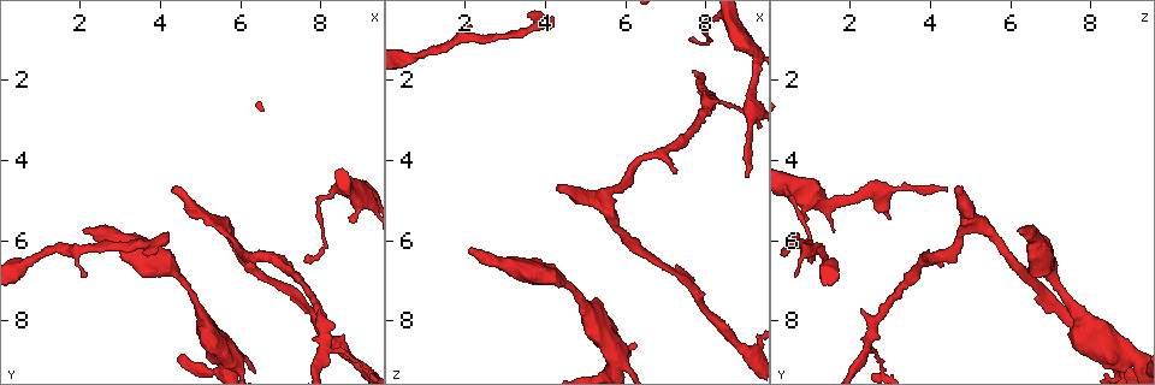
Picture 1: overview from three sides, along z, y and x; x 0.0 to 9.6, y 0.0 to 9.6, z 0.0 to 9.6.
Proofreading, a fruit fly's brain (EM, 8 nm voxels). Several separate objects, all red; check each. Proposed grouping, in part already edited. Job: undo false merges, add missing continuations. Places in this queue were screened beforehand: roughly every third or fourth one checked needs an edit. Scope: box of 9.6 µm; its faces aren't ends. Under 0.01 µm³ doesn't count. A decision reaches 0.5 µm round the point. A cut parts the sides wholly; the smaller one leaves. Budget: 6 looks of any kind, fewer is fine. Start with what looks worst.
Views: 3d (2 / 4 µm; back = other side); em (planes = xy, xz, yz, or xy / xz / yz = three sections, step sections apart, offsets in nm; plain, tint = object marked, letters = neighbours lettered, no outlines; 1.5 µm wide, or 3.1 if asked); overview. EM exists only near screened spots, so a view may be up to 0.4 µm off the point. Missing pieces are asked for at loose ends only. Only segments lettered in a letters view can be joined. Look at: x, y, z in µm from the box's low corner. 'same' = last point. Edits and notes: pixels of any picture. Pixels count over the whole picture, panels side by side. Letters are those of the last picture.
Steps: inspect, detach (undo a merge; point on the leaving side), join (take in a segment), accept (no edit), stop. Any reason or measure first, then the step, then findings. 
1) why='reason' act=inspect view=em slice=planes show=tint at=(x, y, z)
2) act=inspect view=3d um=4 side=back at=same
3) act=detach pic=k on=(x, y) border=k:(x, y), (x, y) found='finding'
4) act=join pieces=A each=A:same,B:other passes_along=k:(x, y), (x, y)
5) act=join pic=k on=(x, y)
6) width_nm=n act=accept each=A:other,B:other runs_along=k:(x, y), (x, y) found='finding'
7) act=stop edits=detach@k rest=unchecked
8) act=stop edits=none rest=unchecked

why='an open end' act=inspect view=3d um=4 at=(2.05, 5.70, 6.20)

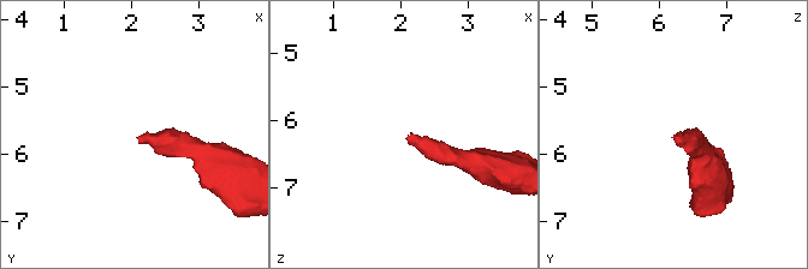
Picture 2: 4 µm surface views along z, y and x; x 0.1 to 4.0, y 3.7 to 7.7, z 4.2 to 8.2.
why='now the EM' act=inspect view=em slice=yz step=4 show=tint at=(2.10, 5.75, 6.25)

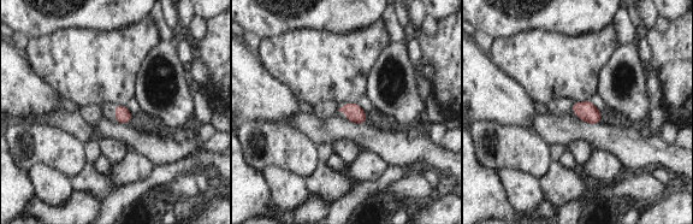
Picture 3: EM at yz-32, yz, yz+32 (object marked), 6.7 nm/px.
act=inspect view=em slice=planes show=letters at=same

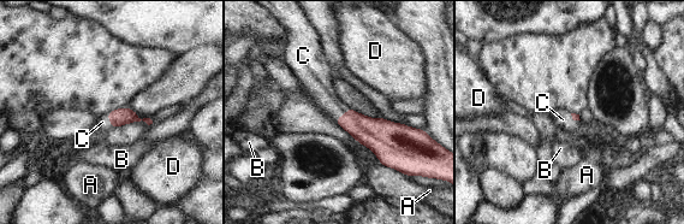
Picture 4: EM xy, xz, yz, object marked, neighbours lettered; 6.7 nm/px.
act=join pieces=C each=A:other,B:other,C:same,D:other passes_along=4:(375, 134), (343, 116), (321, 88) found='the neuron continues'

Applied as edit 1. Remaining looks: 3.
why='see it whole again' act=inspect view=overview

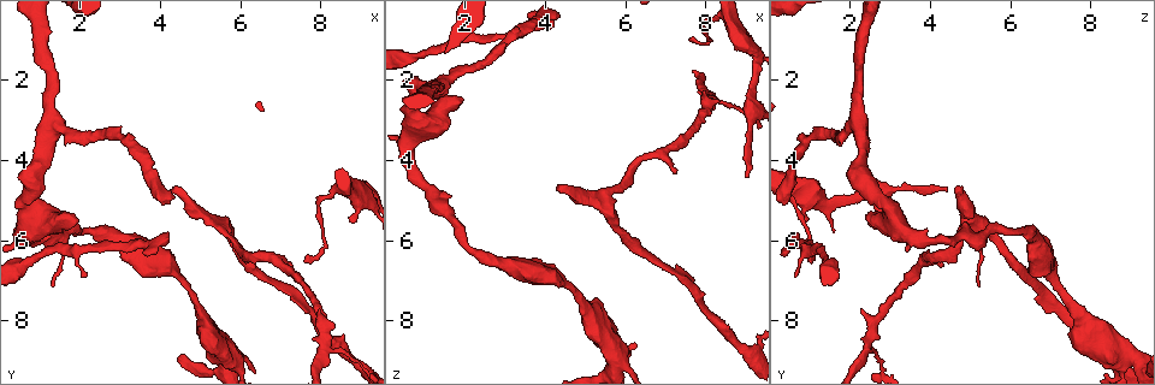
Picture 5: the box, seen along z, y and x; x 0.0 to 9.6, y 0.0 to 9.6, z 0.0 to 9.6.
why='branch stops here' act=inspect view=em slice=planes show=letters at=(8.70, 5.50, 0.85)

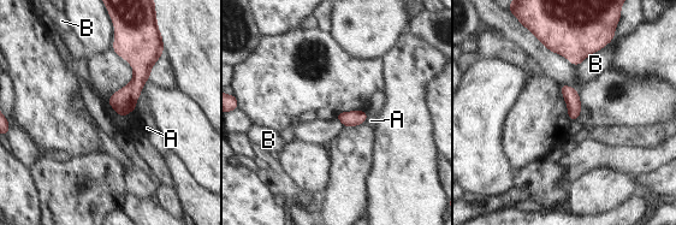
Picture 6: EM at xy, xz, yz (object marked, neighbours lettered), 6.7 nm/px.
width_nm=100 act=accept each=A:other,B:other runs_along=6:(119, 41), (138, 60), (123, 112) found='no lettered segment goes on from it'

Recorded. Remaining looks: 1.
act=stop edits=join@4 rest=unchecked

